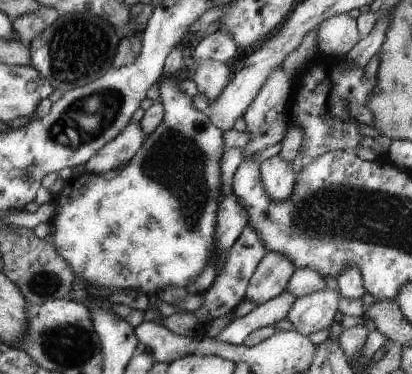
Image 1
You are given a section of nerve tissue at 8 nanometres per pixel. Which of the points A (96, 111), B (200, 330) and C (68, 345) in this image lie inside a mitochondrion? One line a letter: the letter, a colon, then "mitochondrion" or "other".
A: mitochondrion
B: other
C: mitochondrion

